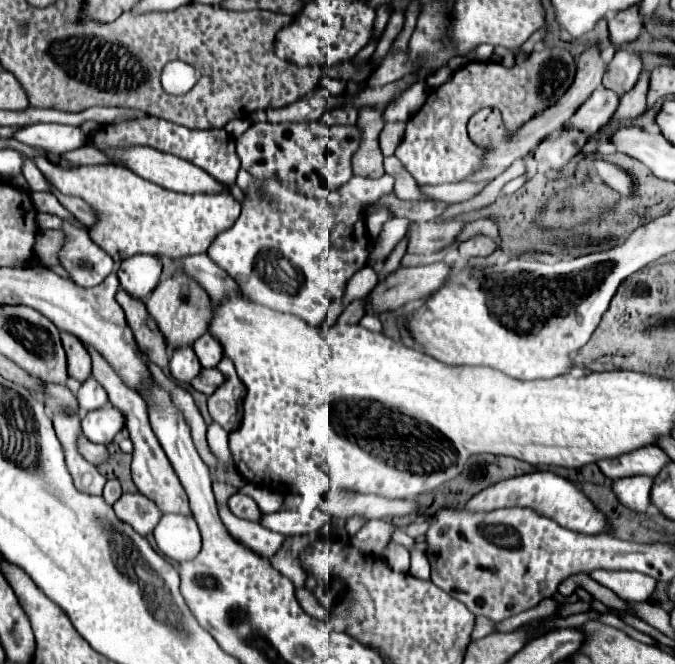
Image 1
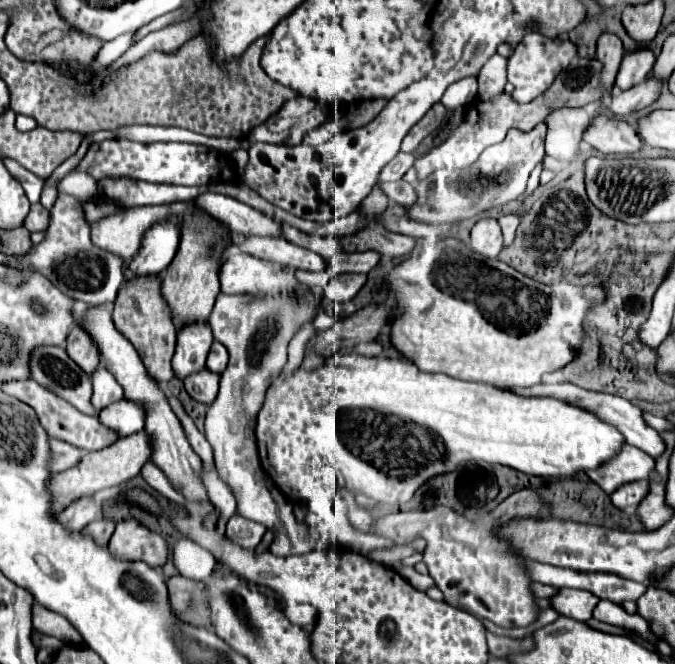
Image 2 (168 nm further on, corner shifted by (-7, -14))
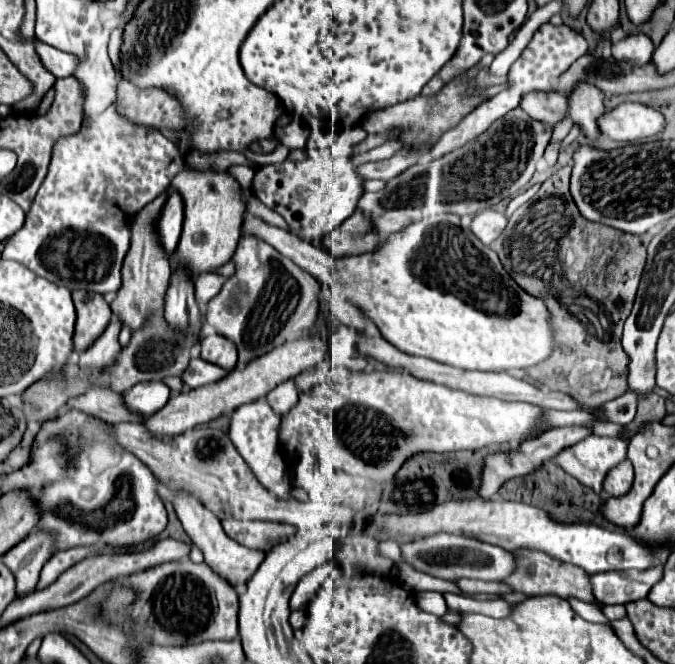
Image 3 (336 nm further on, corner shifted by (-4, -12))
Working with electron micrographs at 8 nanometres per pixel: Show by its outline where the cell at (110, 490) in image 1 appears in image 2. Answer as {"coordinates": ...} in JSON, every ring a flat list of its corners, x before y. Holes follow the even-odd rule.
{"coordinates":[[94,520,88,526,84,526,84,532,88,536,92,536,96,544,106,546,110,536,112,536,112,532,114,532,114,520]]}

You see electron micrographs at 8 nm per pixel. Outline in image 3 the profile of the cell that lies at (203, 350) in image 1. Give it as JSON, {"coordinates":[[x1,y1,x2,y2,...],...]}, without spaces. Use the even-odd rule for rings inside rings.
{"coordinates":[[209,334,201,340,201,358,211,364,217,364,229,372,235,368,237,350,227,338,223,338,219,334]]}

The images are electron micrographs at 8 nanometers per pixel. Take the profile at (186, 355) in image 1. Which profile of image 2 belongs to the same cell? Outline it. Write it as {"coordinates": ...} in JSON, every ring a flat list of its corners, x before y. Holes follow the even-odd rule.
{"coordinates":[[192,322,178,328,176,352,172,358,172,368,178,378,186,378,190,372,206,366,212,340,214,338,208,322]]}

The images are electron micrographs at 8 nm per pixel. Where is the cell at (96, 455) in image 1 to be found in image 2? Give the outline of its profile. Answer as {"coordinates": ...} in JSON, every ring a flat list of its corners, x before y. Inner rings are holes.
{"coordinates":[[50,438,50,470,52,472,62,472,72,468,72,464,78,464,78,458,82,458,82,452,66,442,52,440]]}

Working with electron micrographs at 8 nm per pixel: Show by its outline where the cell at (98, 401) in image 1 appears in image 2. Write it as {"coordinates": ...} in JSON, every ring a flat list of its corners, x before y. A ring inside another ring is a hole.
{"coordinates":[[100,364,94,374,92,374,92,384,94,384,94,396,92,396,92,404,94,408,102,410,106,408,108,404,116,402,116,400,122,400,124,396,124,390,122,386,116,382,114,374,104,366]]}

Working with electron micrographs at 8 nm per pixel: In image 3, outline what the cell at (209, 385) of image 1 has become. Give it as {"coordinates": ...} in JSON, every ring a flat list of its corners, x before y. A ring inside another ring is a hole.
{"coordinates":[[195,358,189,362,187,370,183,372,183,382,189,386,189,388,199,388,199,386,207,386,207,384,215,384,219,382,221,378,225,378,227,372,211,362,205,362,201,358]]}

